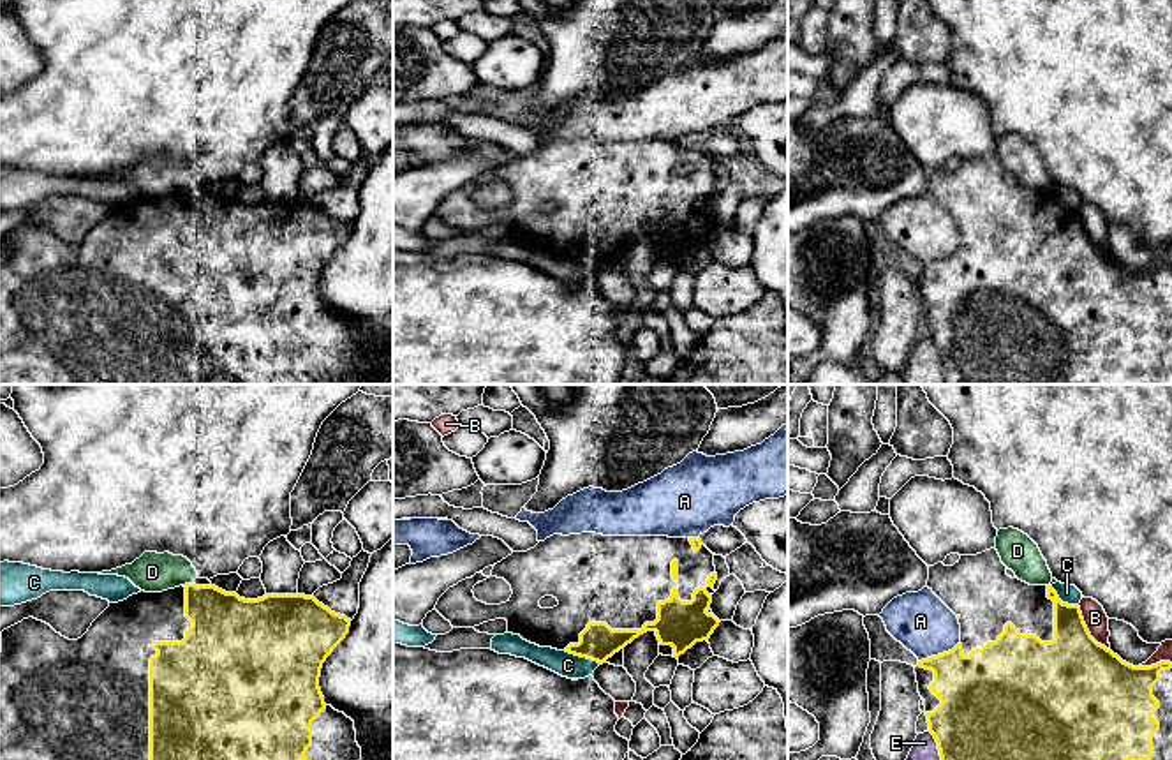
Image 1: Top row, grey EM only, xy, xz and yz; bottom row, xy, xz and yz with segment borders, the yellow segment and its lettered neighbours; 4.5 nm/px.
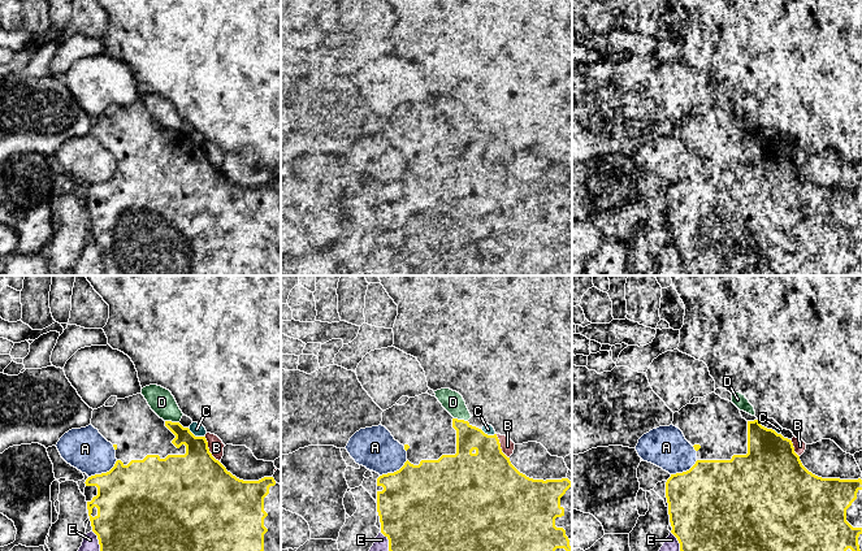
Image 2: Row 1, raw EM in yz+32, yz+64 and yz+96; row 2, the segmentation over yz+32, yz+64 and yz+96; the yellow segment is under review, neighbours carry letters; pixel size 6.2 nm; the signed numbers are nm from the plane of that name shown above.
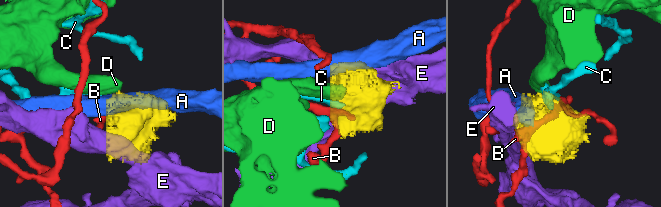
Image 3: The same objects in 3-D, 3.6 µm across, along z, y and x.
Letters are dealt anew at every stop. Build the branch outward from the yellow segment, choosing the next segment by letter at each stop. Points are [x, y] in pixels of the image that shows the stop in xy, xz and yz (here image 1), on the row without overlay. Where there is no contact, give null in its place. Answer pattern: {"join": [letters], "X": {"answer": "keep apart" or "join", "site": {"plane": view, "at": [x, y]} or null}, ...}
{"join": [], "A": {"answer": "keep apart", "site": {"plane": "yz", "at": [938, 260]}}, "B": {"answer": "keep apart", "site": {"plane": "yz", "at": [1088, 235]}}, "C": {"answer": "keep apart", "site": {"plane": "xz", "at": [582, 261]}}, "D": {"answer": "keep apart", "site": {"plane": "xy", "at": [187, 189]}}, "E": {"answer": "keep apart", "site": {"plane": "yz", "at": [940, 360]}}}

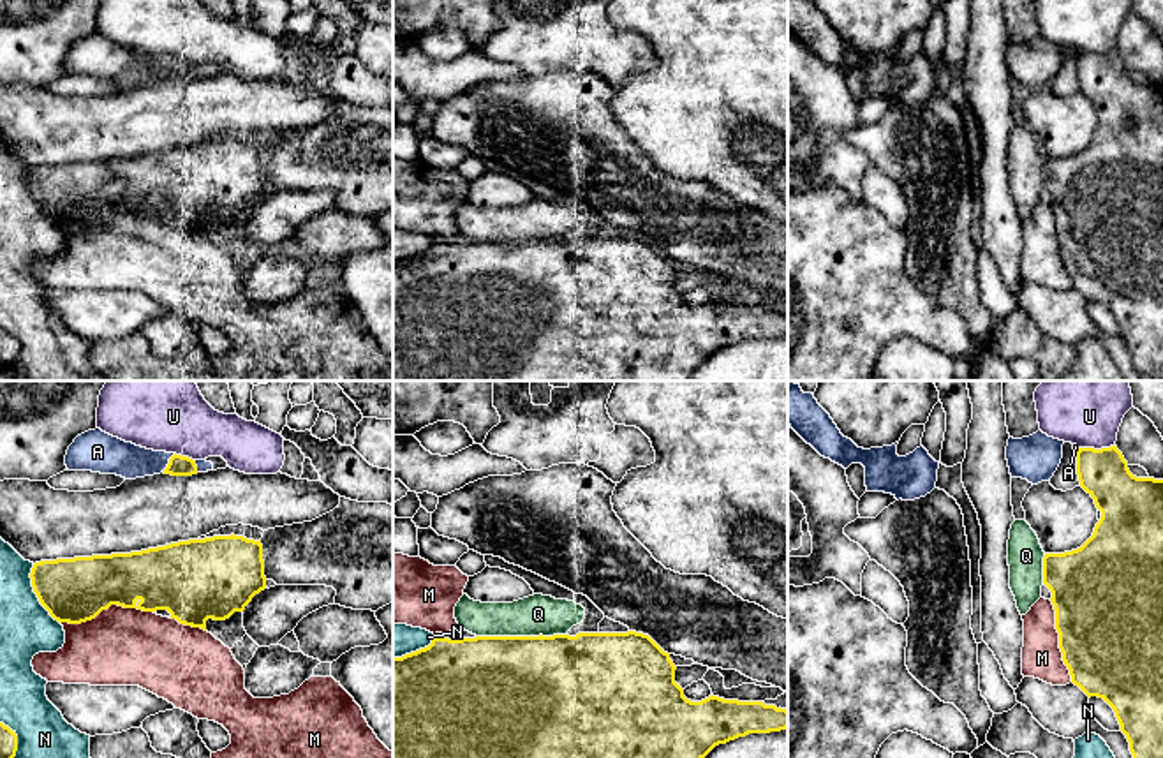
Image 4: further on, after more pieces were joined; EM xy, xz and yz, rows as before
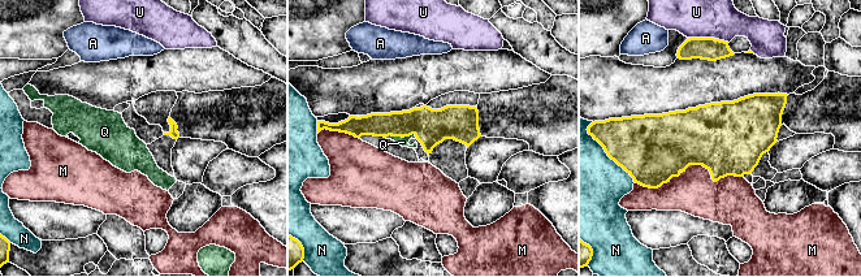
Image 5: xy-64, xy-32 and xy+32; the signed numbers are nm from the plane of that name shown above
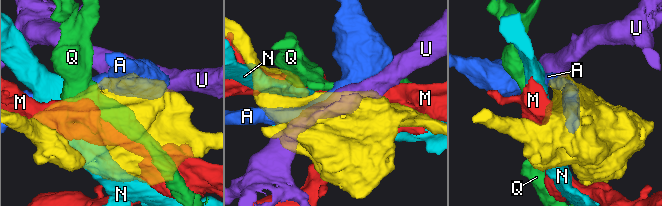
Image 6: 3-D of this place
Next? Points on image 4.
{"join": [], "A": {"answer": "keep apart", "site": {"plane": "xy", "at": [170, 67]}}, "M": {"answer": "keep apart", "site": {"plane": "xy", "at": [106, 214]}}, "N": {"answer": "keep apart", "site": {"plane": "xy", "at": [36, 198]}}, "Q": {"answer": "keep apart", "site": {"plane": "xz", "at": [520, 242]}}, "U": {"answer": "keep apart", "site": {"plane": "yz", "at": [1096, 55]}}}

